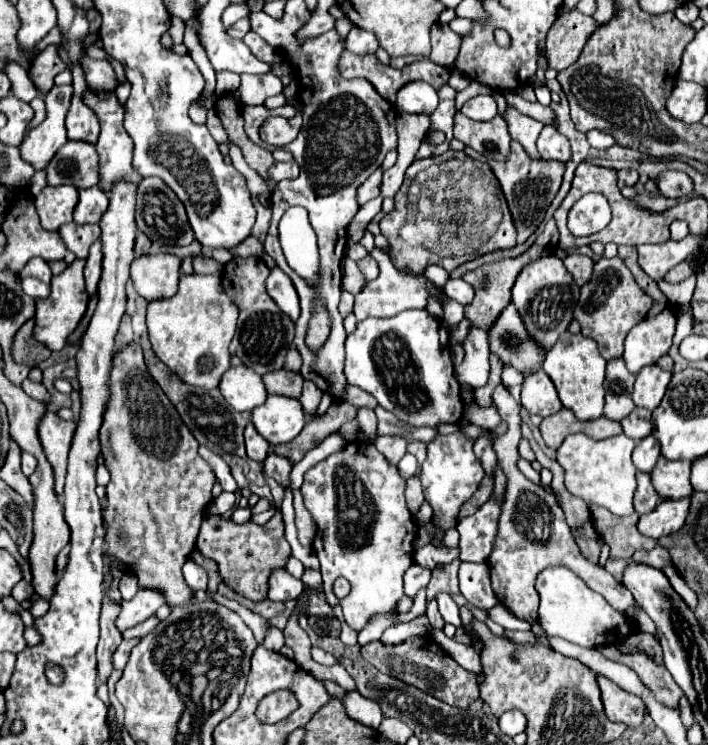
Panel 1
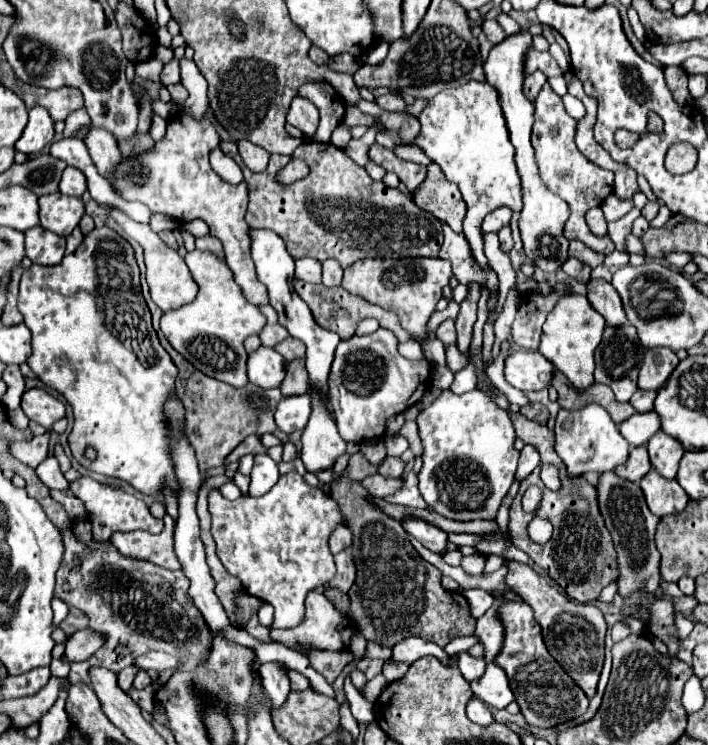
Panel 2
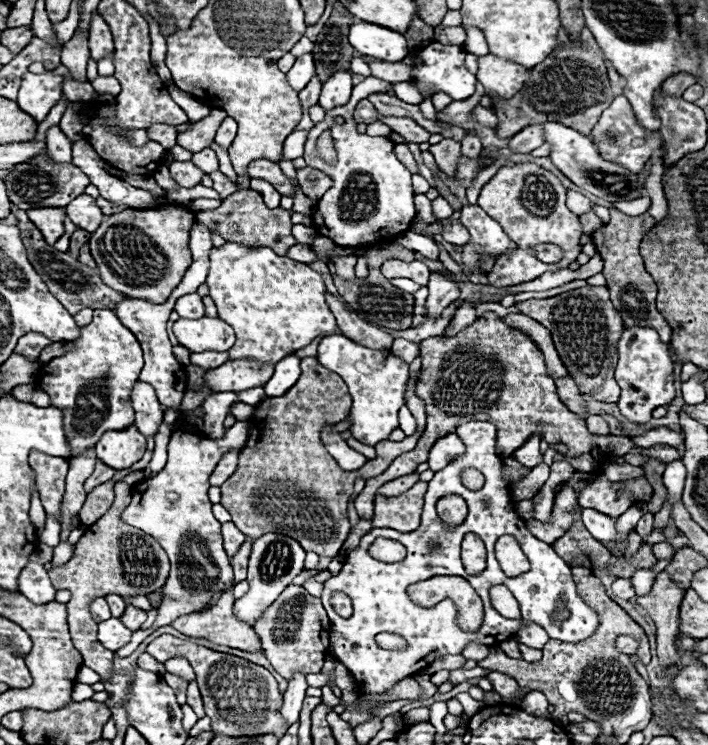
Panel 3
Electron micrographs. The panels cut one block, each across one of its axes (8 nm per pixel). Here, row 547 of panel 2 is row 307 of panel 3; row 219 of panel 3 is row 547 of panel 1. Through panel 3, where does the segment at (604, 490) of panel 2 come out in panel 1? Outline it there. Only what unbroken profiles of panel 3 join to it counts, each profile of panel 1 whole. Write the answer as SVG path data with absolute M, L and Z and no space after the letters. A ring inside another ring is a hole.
M590 506L590 512L596 532L610 546L610 558L630 558L636 550L650 550L656 546L654 538L642 536L636 530L638 522L636 512L622 518L598 506Z

